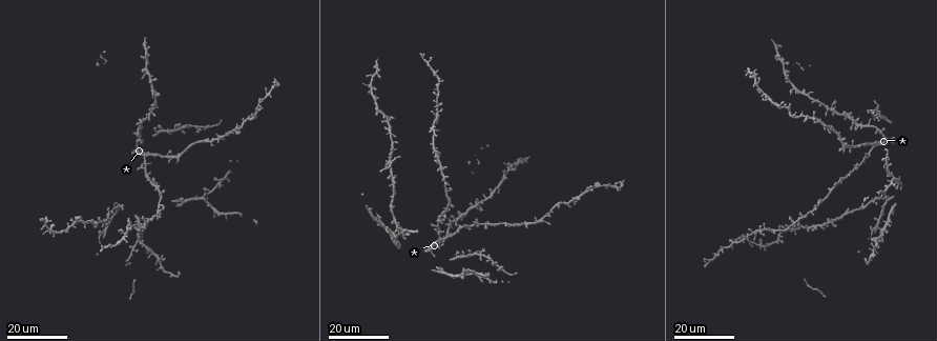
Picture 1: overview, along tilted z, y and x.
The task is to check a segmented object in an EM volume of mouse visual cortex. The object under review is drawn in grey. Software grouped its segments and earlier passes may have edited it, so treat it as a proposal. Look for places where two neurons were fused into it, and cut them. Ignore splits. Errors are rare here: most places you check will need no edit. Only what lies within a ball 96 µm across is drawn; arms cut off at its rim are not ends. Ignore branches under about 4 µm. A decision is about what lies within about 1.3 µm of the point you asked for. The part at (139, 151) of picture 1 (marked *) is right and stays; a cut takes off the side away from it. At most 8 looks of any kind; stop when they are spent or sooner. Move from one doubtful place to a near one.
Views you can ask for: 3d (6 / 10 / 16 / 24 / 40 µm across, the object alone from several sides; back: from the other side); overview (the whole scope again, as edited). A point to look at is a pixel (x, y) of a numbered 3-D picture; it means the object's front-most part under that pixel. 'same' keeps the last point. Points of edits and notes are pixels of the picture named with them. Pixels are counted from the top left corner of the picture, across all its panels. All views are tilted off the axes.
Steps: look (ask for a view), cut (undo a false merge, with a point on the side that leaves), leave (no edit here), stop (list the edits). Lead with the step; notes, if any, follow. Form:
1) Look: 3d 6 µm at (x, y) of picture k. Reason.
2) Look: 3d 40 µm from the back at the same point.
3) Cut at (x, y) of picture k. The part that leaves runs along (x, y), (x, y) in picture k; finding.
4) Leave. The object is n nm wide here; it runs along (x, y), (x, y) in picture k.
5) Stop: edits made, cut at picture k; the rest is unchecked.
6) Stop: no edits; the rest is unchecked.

Look: 3d 16 µm at (141, 140) of picture 1. Four arms meet.

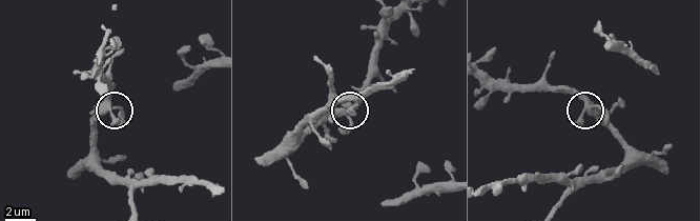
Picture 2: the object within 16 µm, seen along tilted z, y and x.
Look: 3d 6 µm at (108, 103) of picture 2.

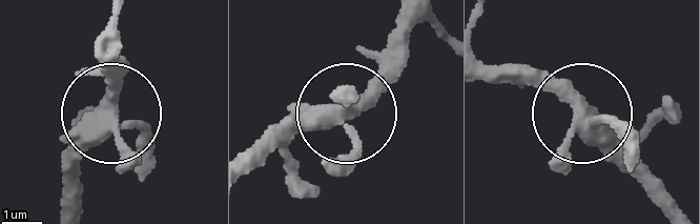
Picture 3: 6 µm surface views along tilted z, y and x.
Look: 3d 6 µm from the back at (110, 112) of picture 3. From behind.

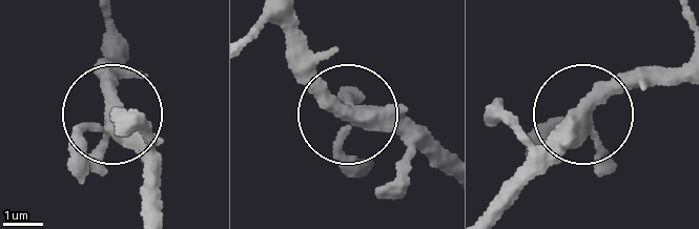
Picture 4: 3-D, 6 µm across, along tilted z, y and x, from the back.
Leave. The object is 340 nm wide here; it runs along (439, 165), (362, 122), (289, 47) in picture 4; all the same neuron.

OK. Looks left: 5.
Look: 3d 16 µm at (503, 175) of picture 1. Looks like a crossing.

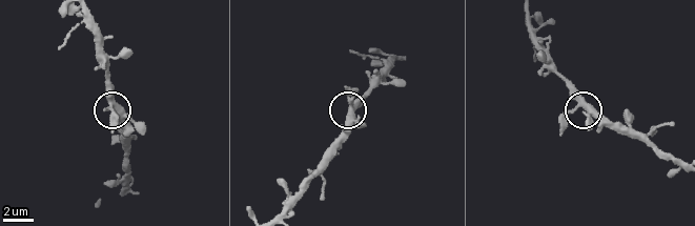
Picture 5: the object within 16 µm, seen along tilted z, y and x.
Look: 3d 10 µm at (576, 105) of picture 5.

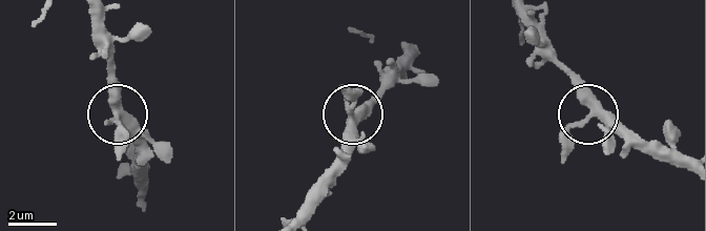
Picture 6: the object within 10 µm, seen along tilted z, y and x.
Leave. The object is 330 nm wide here; it runs along (139, 193), (136, 149), (115, 117), (121, 158) in picture 6; one neuron here.

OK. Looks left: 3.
Look: 3d 24 µm at (435, 151) of picture 1. Four or more arms meet.

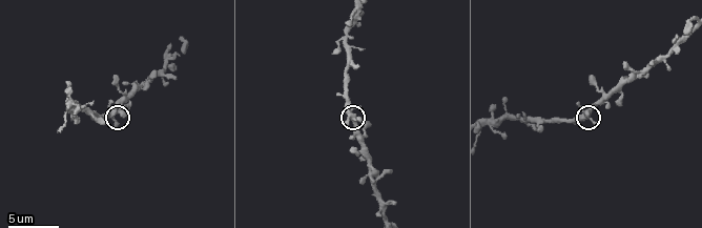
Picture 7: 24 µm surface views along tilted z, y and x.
Look: 3d 10 µm at (114, 117) of picture 7.

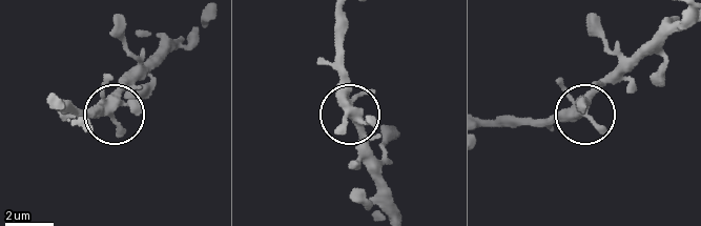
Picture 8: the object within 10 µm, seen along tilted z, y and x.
Look: 3d 6 µm at (110, 113) of picture 8. Zoom in.

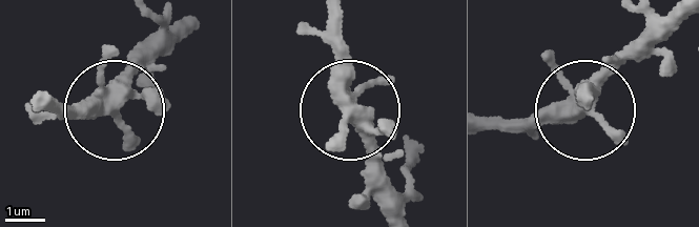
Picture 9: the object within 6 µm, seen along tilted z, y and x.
Leave. The side arm is 28 µm long; 4 arms meet here; all the same neuron.

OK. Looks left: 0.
Stop: no edits; the rest is unchecked.

